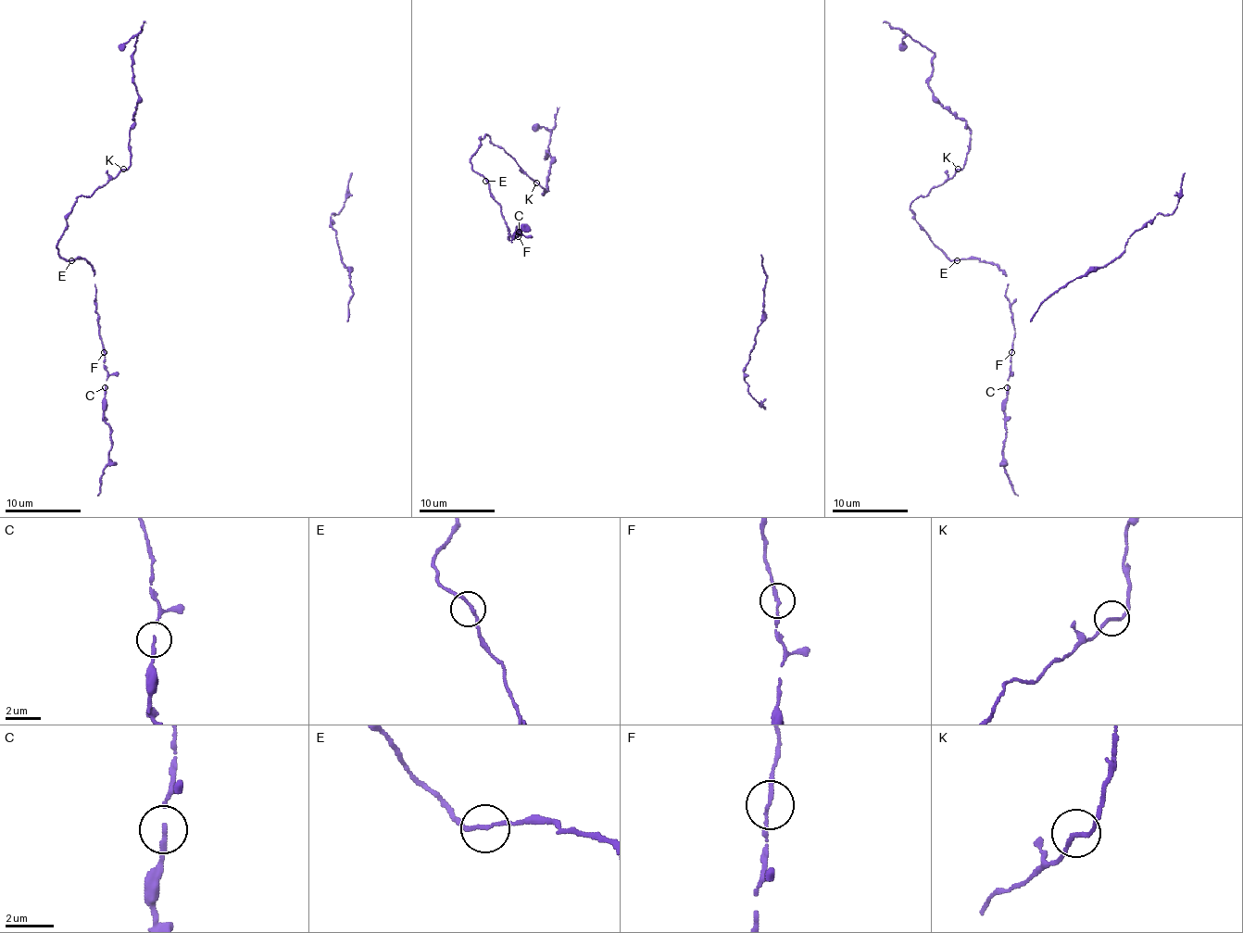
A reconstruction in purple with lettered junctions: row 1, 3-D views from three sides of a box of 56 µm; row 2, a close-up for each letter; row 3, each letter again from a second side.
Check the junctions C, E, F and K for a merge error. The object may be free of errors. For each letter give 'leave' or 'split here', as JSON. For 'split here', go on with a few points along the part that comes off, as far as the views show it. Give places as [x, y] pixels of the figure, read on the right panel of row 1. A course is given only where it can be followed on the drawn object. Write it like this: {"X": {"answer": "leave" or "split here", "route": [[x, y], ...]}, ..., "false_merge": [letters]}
{"C": {"answer": "leave"}, "E": {"answer": "leave"}, "F": {"answer": "leave"}, "K": {"answer": "leave"}, "false_merge": []}

